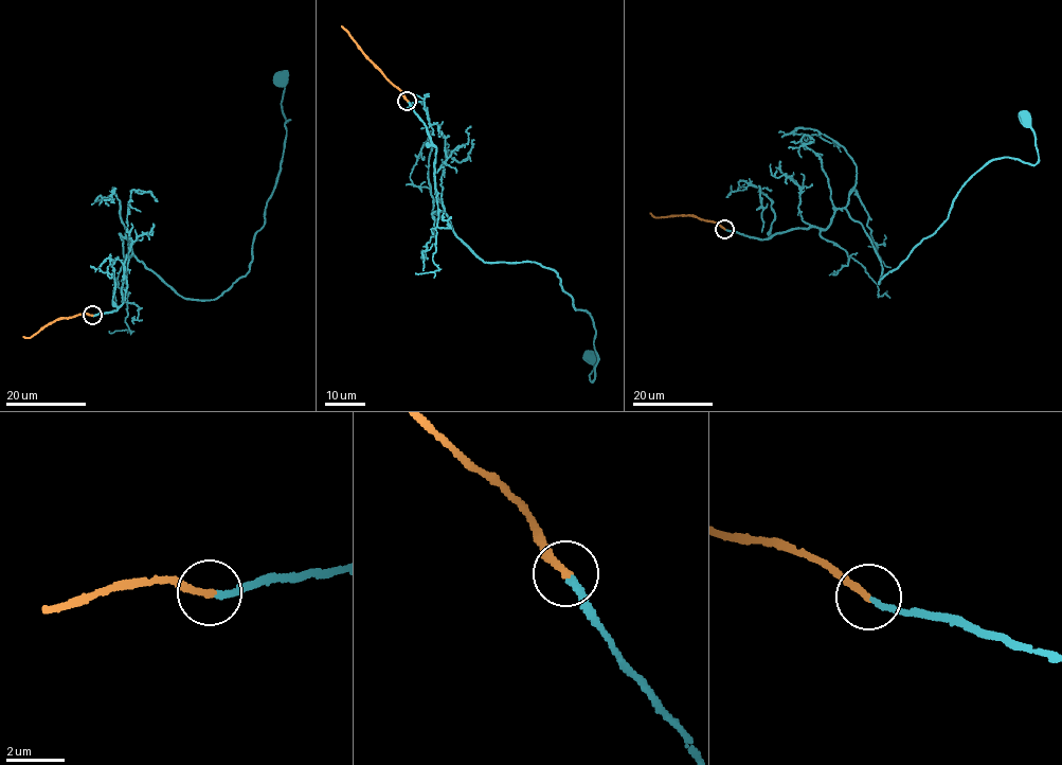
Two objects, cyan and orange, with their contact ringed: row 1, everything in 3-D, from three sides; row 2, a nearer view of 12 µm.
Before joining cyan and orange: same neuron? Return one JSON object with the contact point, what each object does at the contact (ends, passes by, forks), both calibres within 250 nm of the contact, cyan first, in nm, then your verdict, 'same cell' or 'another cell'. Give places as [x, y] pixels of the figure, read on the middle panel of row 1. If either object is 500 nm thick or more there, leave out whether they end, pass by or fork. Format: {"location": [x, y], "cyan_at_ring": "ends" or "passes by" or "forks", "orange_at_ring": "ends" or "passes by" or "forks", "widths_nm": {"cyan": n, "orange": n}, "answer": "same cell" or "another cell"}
{"location": [407, 101], "cyan_at_ring": "ends", "orange_at_ring": "ends", "widths_nm": {"cyan": 180, "orange": 240}, "answer": "same cell"}

